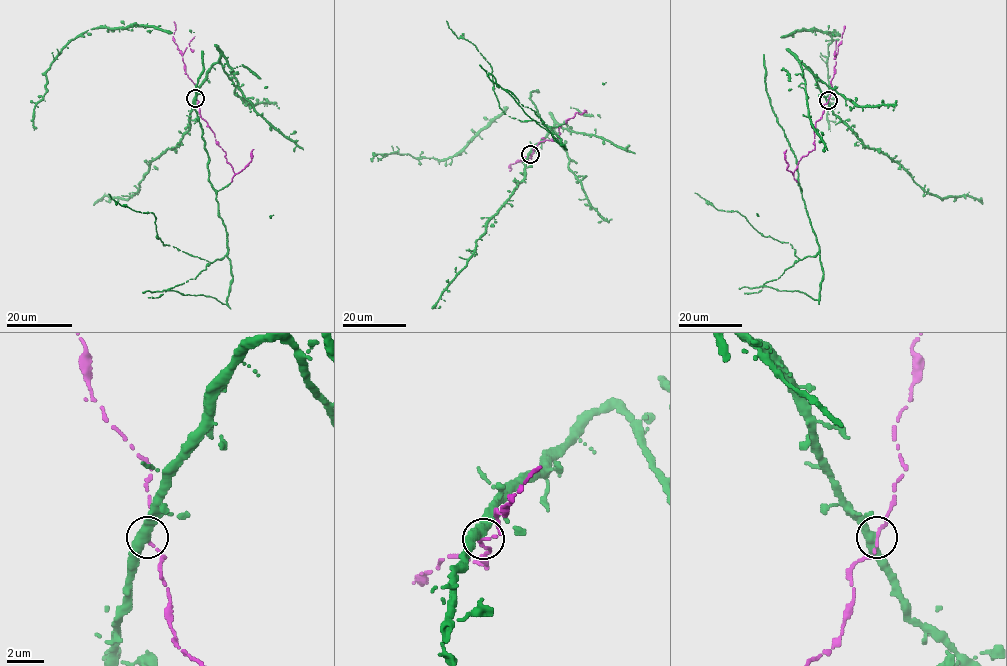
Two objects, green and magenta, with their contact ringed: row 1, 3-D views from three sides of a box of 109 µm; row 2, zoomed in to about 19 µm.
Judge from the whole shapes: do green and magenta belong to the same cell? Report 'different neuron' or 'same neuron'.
same neuron

